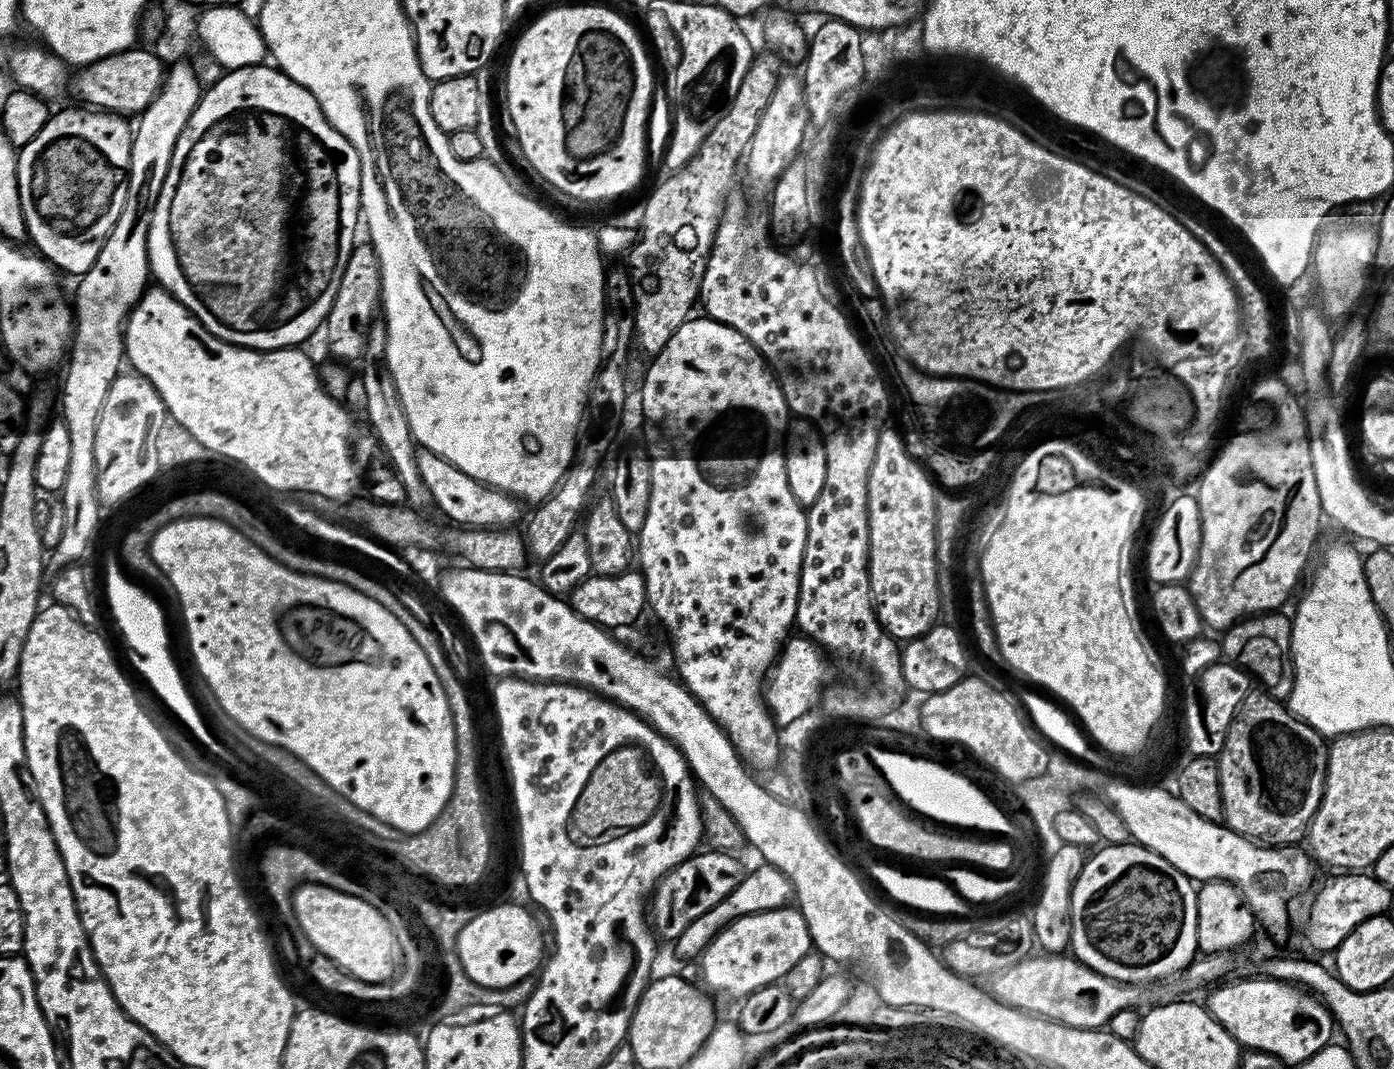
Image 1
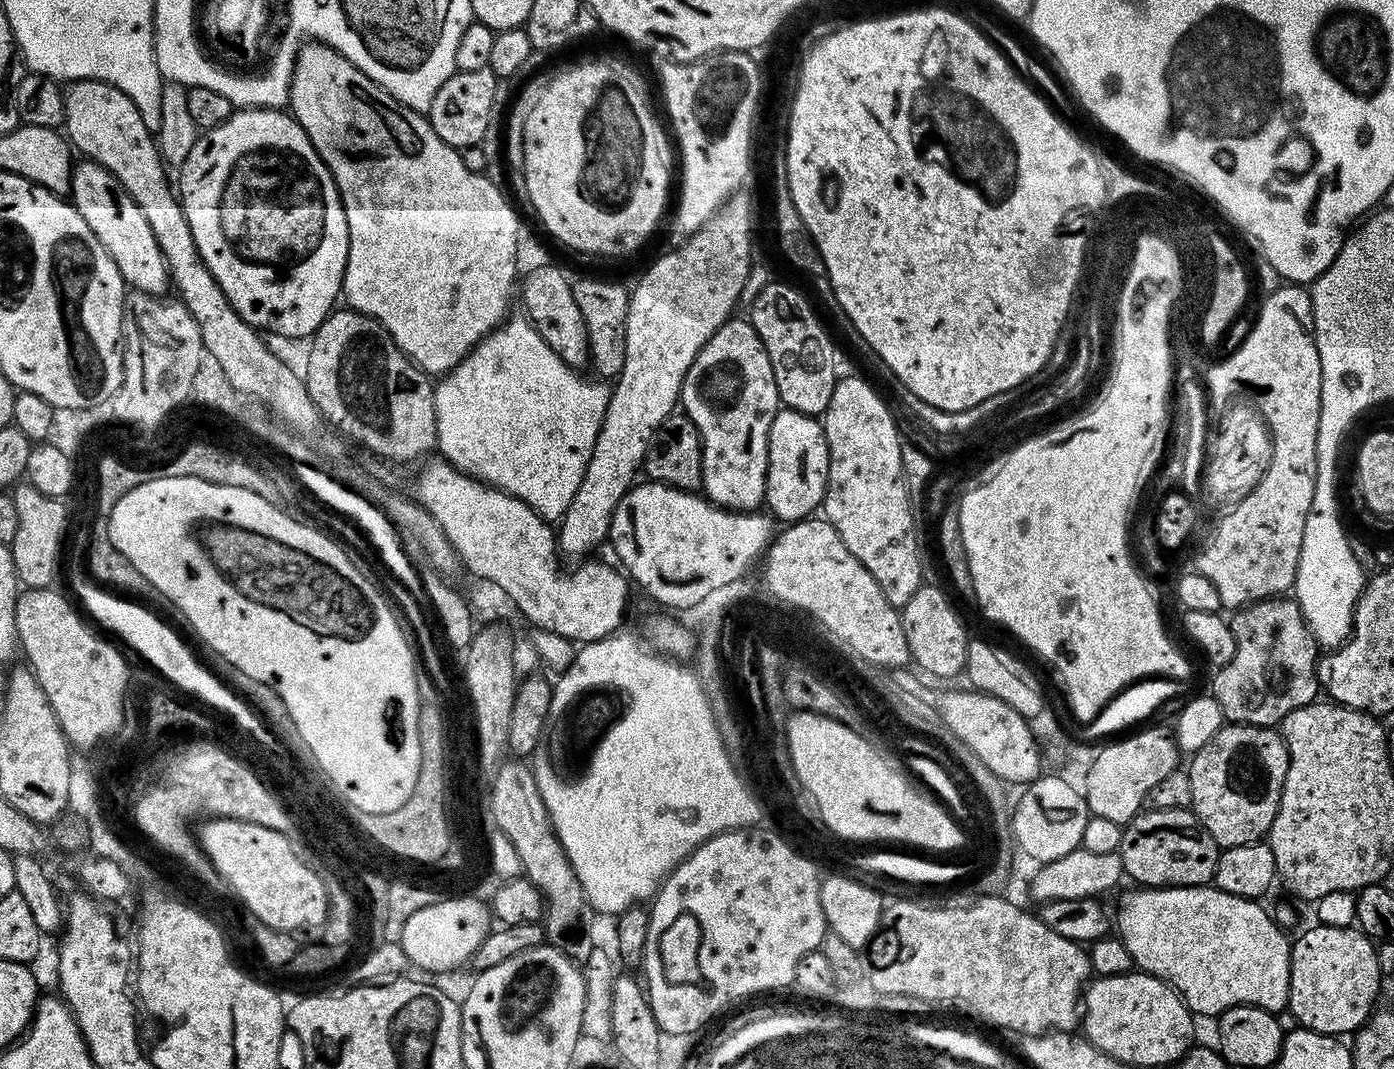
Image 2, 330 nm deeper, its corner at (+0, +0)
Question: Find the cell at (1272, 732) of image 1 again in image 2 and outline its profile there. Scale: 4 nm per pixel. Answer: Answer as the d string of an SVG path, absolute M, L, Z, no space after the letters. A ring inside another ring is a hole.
M1225 723L1222 728L1214 734L1204 746L1196 752L1191 753L1192 760L1186 765L1186 771L1190 778L1190 794L1192 795L1191 810L1195 812L1201 822L1201 826L1207 830L1214 838L1221 849L1233 848L1234 846L1246 846L1263 841L1271 829L1271 823L1274 822L1275 815L1278 814L1279 800L1282 798L1283 782L1286 781L1286 772L1288 766L1288 743L1284 741L1283 735L1275 727L1265 726L1263 724L1233 724Z

